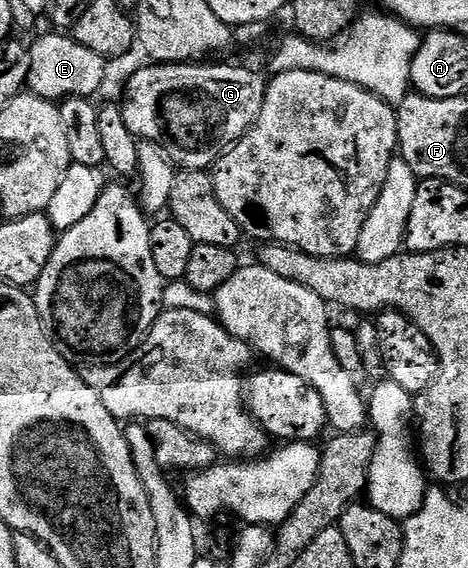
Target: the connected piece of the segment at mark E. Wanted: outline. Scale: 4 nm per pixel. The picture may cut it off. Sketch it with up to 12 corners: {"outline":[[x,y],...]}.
{"outline":[[62,32],[29,45],[27,89],[93,97],[107,61]]}

